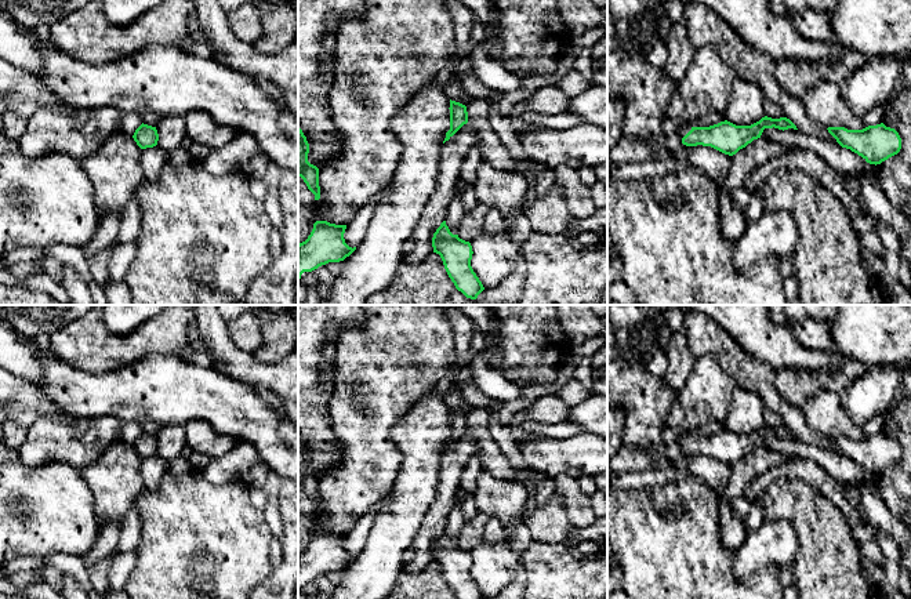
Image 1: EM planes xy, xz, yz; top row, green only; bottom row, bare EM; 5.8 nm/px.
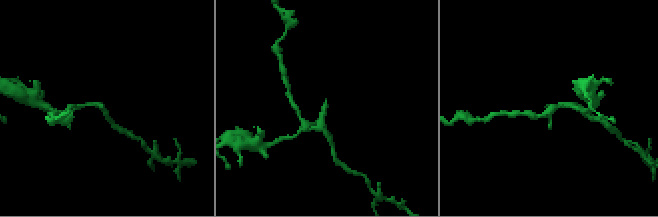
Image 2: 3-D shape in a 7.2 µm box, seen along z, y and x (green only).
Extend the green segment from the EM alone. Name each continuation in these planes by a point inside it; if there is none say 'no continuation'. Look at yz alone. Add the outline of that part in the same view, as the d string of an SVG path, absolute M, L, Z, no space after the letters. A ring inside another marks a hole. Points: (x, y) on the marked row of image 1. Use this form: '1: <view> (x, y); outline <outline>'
1: yz (685, 127); outline M683 121L678 128L678 135L683 138L692 130L692 121Z

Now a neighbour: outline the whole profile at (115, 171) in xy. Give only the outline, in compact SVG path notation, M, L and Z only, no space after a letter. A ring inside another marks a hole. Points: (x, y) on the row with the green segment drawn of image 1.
M117 131L98 150L81 160L94 188L99 221L110 214L121 215L145 182L141 152L133 137Z

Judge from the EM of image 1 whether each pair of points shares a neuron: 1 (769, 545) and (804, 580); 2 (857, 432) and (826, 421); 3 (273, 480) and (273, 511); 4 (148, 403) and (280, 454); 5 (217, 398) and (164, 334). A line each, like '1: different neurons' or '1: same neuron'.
1: different neurons
2: same neuron
3: same neuron
4: same neuron
5: different neurons

